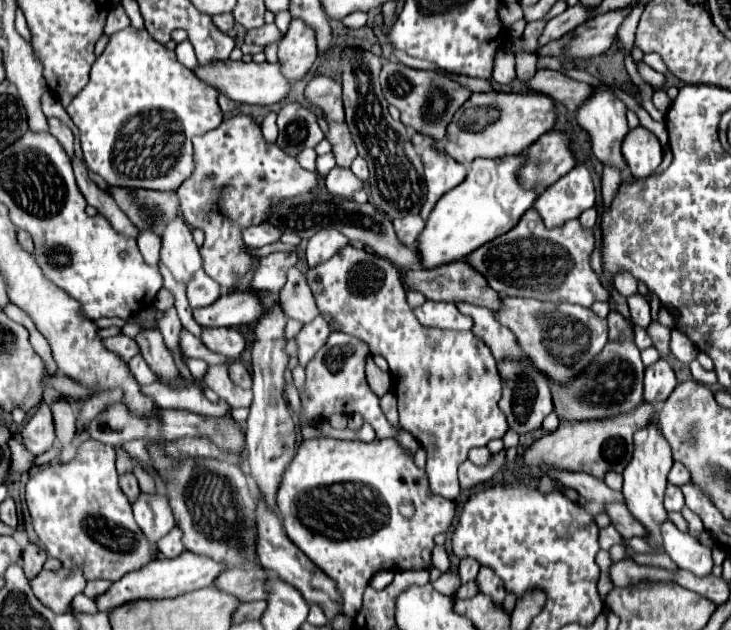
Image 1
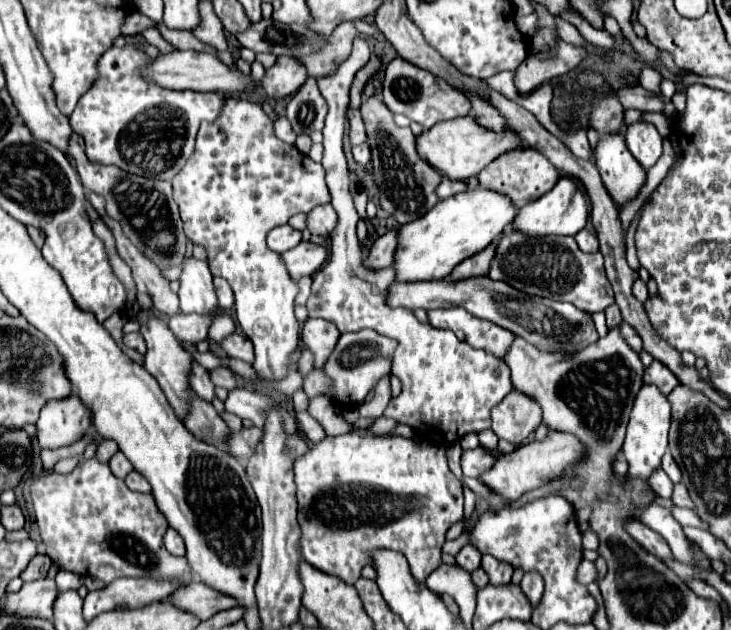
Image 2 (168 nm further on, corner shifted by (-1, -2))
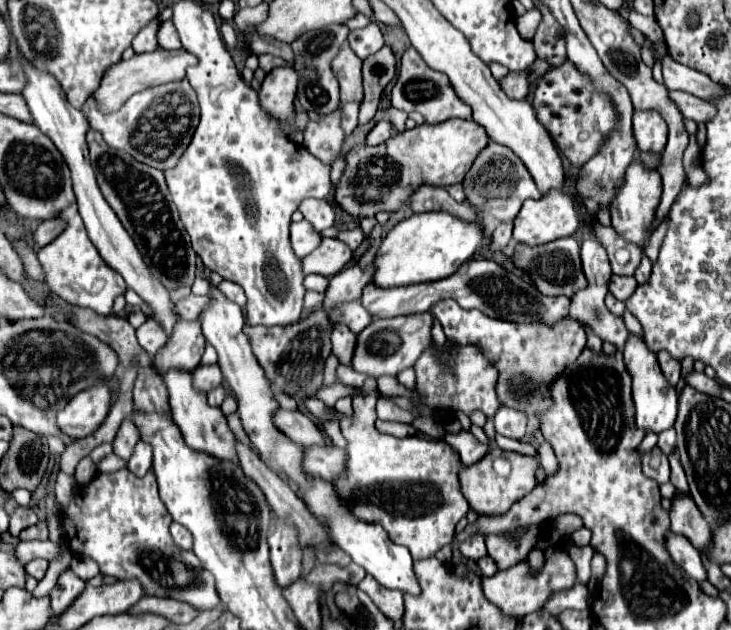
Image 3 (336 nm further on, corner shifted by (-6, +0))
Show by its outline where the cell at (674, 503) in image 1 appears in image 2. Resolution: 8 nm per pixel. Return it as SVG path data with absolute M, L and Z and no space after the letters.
M659 469L659 473L653 473L653 477L649 479L649 487L663 499L671 499L673 495L673 483L663 469Z

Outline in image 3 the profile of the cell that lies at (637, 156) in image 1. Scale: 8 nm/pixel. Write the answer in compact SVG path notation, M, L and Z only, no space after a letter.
M634 111L634 139L640 151L658 151L666 147L666 121L658 111Z

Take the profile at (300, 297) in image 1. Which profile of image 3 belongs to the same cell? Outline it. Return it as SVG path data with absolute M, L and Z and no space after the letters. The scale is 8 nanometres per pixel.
M306 275L304 287L306 287L306 289L314 289L314 291L324 293L326 287L328 287L328 279L326 279L324 275Z

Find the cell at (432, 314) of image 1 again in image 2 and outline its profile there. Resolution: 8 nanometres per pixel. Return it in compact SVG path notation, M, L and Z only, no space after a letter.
M449 307L449 309L433 309L427 311L429 315L429 323L437 329L451 329L457 339L469 343L471 347L481 347L489 353L493 353L495 357L503 357L513 341L513 333L473 317L471 313L467 313L461 307Z

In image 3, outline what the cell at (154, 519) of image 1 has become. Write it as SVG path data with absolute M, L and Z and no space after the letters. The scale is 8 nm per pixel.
M138 441L136 447L134 447L134 453L132 453L130 461L128 461L128 469L134 475L142 477L150 467L152 467L152 447L148 443L144 443L144 441Z

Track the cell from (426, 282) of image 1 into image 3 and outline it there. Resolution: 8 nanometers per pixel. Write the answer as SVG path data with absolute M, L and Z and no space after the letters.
M500 223L500 225L494 229L492 239L494 239L494 243L490 245L490 249L494 249L494 251L498 251L498 249L504 247L506 243L510 243L510 239L512 239L512 223Z

